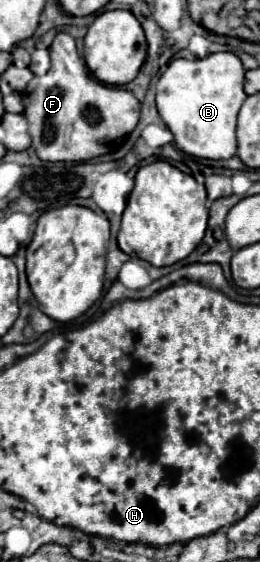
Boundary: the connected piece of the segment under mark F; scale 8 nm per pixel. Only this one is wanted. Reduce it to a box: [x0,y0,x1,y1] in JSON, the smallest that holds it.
[22,33,140,163]

